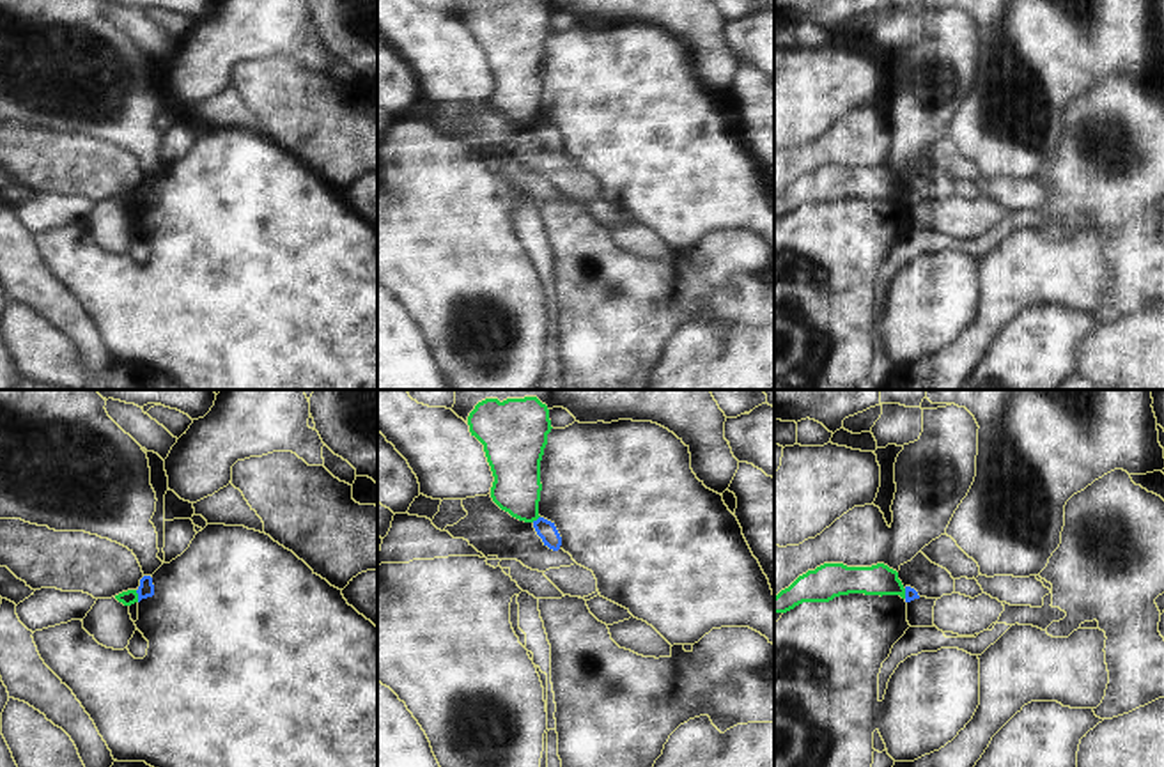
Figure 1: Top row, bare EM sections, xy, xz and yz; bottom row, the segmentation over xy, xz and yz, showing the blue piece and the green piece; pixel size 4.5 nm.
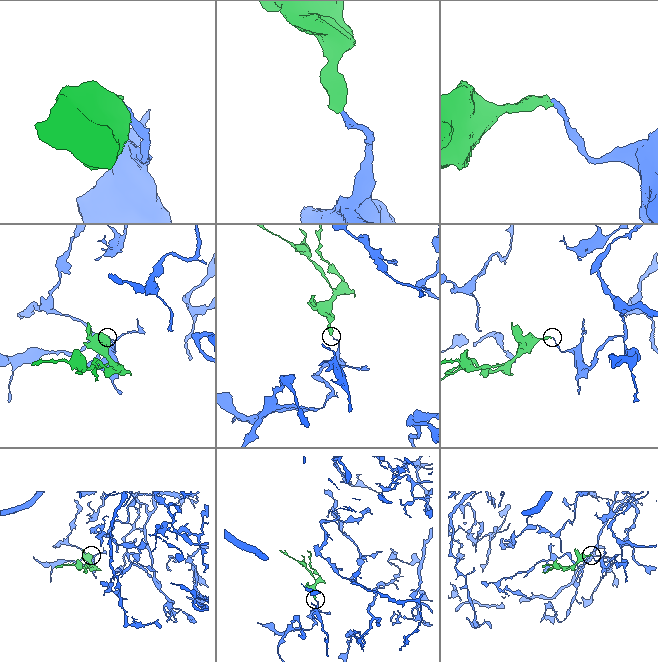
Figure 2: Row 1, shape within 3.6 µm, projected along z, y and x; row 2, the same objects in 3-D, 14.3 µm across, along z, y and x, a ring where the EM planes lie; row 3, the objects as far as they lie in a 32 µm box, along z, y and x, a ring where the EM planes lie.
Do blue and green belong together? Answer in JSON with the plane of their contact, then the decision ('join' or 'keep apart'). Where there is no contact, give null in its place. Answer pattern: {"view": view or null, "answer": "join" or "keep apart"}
{"view": "xy", "answer": "keep apart"}

